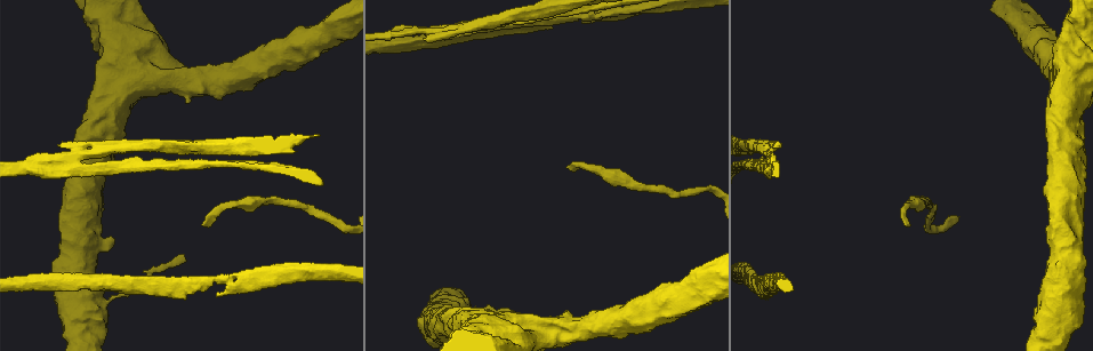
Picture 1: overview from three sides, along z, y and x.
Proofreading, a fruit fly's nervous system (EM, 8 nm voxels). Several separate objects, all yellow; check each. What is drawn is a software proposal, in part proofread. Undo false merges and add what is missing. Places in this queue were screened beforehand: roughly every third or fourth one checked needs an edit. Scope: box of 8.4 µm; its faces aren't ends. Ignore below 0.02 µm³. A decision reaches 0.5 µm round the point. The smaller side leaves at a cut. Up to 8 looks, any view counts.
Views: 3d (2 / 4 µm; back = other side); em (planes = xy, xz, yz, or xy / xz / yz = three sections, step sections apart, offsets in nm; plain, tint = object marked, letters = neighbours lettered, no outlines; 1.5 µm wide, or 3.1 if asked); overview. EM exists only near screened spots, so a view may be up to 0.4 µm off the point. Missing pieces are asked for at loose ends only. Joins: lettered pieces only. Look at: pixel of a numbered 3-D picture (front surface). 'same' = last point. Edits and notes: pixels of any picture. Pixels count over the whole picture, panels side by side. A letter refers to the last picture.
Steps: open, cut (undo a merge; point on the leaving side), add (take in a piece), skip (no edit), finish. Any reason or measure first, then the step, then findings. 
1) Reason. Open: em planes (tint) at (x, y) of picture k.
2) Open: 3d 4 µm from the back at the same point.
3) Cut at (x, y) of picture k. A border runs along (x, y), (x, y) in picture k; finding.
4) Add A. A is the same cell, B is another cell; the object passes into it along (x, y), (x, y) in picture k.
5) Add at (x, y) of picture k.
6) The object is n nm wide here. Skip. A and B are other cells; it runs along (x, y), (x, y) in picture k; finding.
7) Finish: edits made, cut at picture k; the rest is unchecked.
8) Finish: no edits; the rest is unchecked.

An open end. Open: 3d 4 µm at (184, 256) of picture 1.

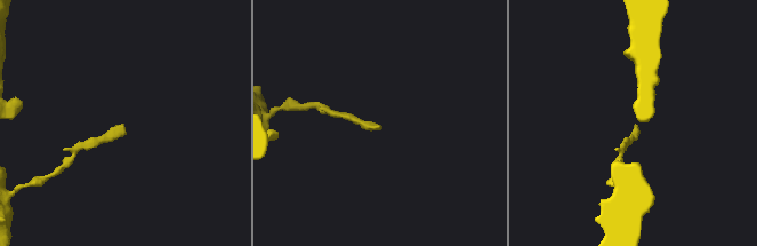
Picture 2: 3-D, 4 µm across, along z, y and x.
Open: em planes (letters) at (123, 127) of picture 2.

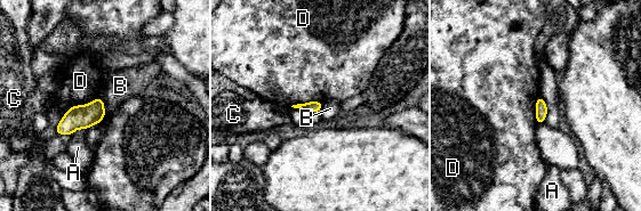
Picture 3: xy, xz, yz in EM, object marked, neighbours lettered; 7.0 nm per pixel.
Skip. A, B, C and D are other cells; a border runs along (102, 98), (105, 111) in picture 3; no lettered piece goes on from it.

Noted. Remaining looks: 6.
Thin end. Open: em xy step 8 (tint) at (568, 166) of picture 1.

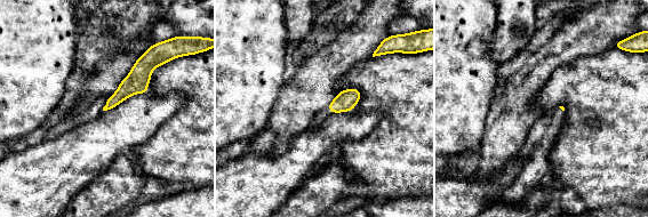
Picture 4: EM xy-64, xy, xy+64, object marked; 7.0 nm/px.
Open: em xy step 8 (letters) at the same point.

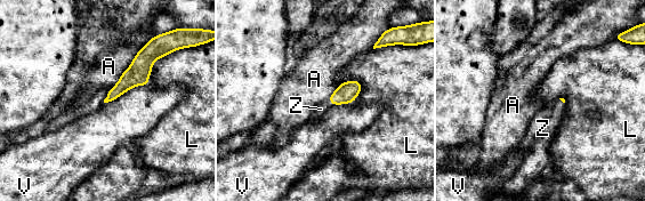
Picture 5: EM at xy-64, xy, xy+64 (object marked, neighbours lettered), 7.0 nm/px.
The object is 90 nm wide here. Add Z. Z is the same cell, A, L and V are other cells; it goes on there.

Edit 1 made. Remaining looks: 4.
Finish: edits made, add at picture 5; the rest is unchecked.

